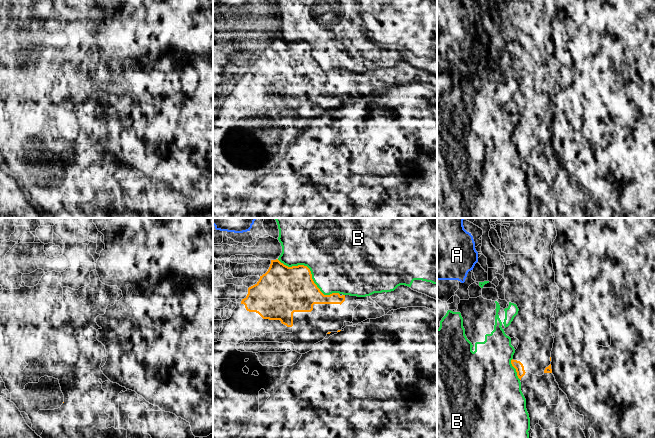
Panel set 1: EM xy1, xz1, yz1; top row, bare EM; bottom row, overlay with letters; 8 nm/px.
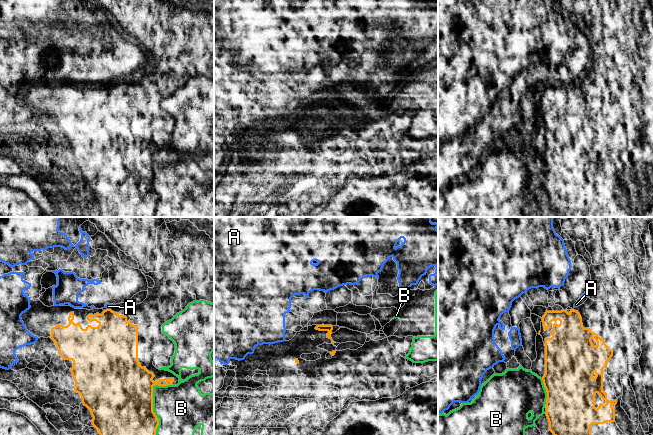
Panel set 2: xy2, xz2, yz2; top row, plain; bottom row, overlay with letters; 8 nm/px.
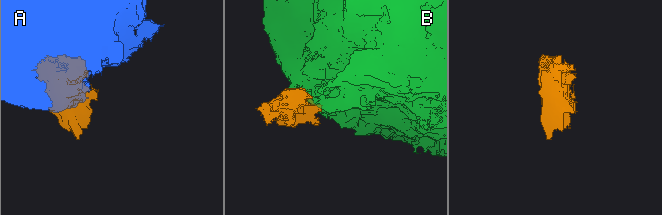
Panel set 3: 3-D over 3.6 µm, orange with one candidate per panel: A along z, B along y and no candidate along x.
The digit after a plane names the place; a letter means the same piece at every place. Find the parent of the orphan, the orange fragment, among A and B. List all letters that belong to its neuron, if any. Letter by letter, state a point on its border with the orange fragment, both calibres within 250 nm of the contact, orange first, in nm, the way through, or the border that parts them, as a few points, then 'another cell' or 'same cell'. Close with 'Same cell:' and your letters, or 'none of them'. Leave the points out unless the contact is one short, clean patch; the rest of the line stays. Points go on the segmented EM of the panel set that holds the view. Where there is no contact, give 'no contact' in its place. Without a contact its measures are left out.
A: contact xy2 (109, 309); calibres 360 and 50 nm; another cell
B: contact xz1 (310, 273); calibres 380 and 480 nm; another cell
Same cell: none of them

